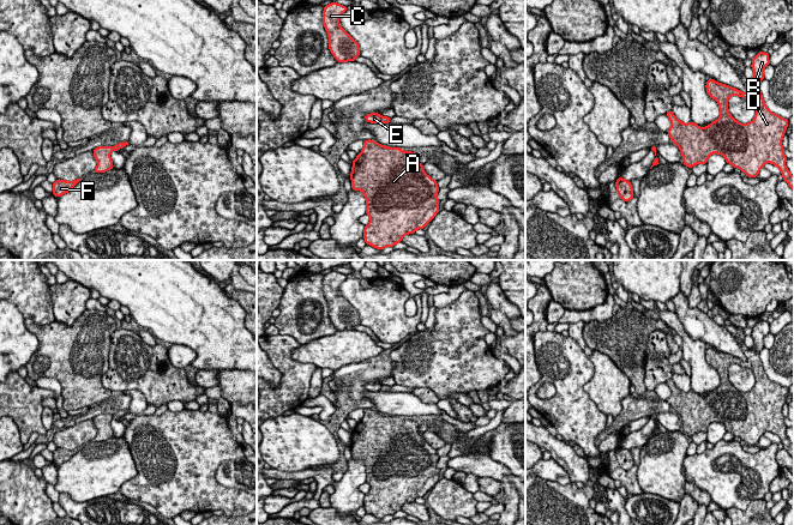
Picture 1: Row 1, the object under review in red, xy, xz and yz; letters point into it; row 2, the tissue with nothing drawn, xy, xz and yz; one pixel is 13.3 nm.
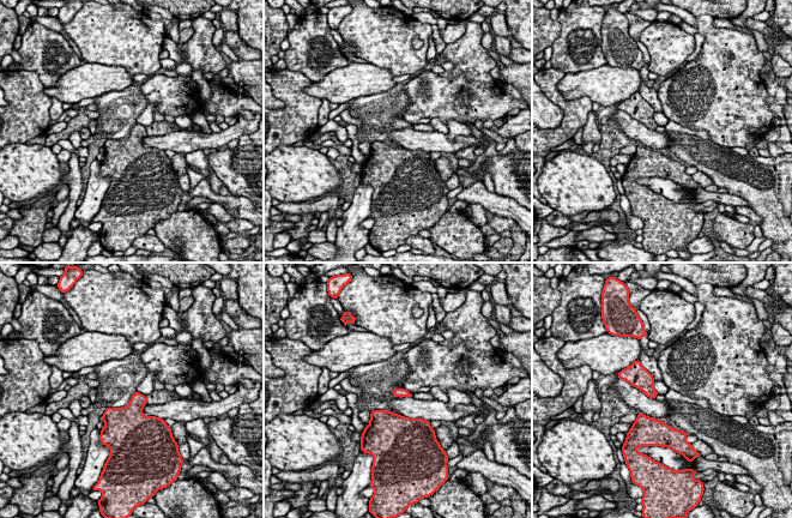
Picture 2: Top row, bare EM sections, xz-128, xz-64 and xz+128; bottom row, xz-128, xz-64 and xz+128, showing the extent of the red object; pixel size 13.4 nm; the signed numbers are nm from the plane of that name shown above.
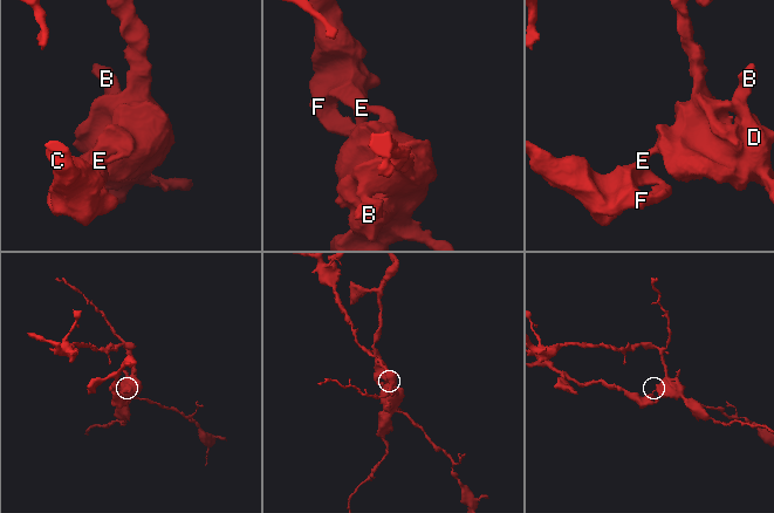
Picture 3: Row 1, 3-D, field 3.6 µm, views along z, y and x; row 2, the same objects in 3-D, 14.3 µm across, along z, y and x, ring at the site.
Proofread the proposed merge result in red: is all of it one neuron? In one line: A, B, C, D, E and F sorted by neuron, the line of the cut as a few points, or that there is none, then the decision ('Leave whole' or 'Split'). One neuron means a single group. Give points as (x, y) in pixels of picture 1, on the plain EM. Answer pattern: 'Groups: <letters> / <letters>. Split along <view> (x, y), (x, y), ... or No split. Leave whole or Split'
Groups: A B D / C E F. Split along xz (380, 385), (382, 390). Split

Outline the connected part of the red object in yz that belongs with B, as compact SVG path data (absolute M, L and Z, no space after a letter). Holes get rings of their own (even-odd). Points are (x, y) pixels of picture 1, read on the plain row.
M759 320L752 327L753 346L745 350L746 361L714 348L706 349L706 362L718 372L720 386L702 397L694 391L684 392L672 379L666 384L670 388L668 404L681 420L682 430L688 436L708 432L712 422L722 423L726 430L739 436L748 446L758 445L765 432L776 434L792 458L794 445L786 435L787 426L782 408L788 396L788 387L783 387L769 379L764 372L759 351L764 348L764 337L770 333L769 322ZM739 364L751 369L756 378L754 387L748 392L740 392L728 379L728 367Z

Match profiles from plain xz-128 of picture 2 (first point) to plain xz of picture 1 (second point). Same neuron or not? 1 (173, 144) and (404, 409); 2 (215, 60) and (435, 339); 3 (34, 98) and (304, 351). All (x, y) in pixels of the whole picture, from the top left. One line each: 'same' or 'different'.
1: same
2: same
3: different

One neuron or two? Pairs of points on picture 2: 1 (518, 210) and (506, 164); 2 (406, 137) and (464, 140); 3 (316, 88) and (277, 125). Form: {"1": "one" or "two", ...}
{"1": "two", "2": "one", "3": "two"}

